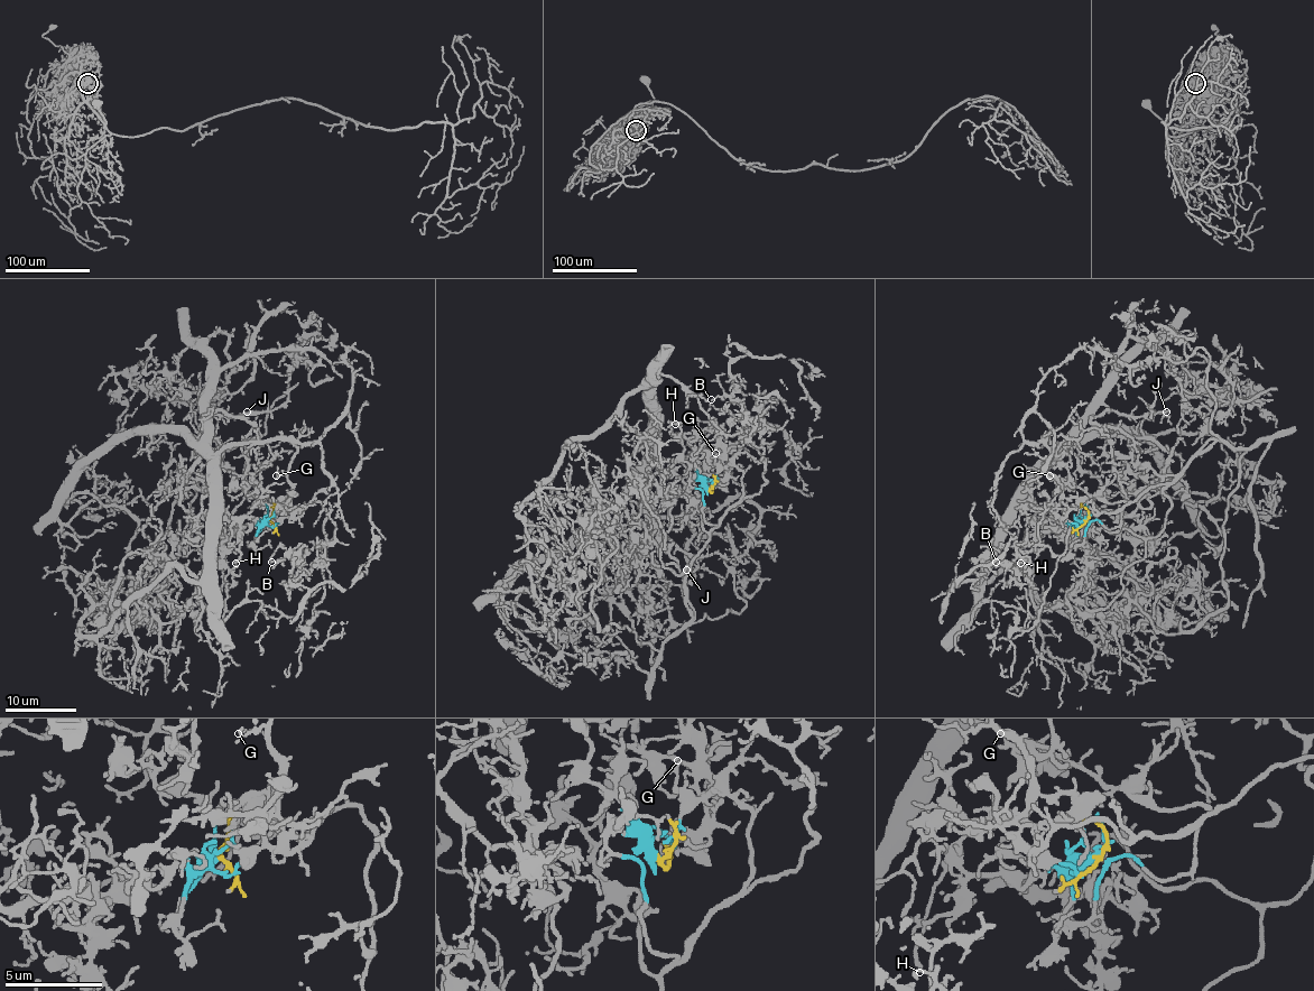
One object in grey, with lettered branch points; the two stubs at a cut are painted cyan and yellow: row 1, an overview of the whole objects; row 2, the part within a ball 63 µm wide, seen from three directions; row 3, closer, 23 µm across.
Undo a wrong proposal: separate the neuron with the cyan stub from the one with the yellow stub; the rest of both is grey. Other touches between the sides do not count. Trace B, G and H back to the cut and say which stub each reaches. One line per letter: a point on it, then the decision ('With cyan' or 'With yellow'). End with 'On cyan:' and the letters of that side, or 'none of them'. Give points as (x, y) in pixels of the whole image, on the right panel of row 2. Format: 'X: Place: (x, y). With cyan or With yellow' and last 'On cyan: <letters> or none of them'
B: Place: (996, 562). With cyan
G: Place: (1049, 475). With yellow
H: Place: (1020, 563). With cyan
On cyan: B, H

